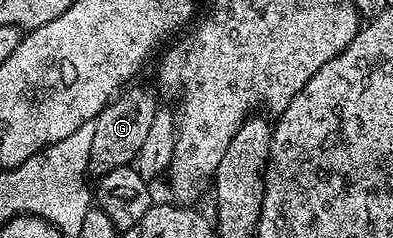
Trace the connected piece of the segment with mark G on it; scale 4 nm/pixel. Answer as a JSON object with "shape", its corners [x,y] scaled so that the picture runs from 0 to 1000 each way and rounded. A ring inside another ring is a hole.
{"shape":[[[344,357],[318,370],[244,487],[224,723],[247,748],[267,744],[280,718],[313,693],[336,693],[351,651],[351,618],[361,618],[361,597],[382,555],[382,517],[392,517],[402,454],[397,408],[382,378]]]}

